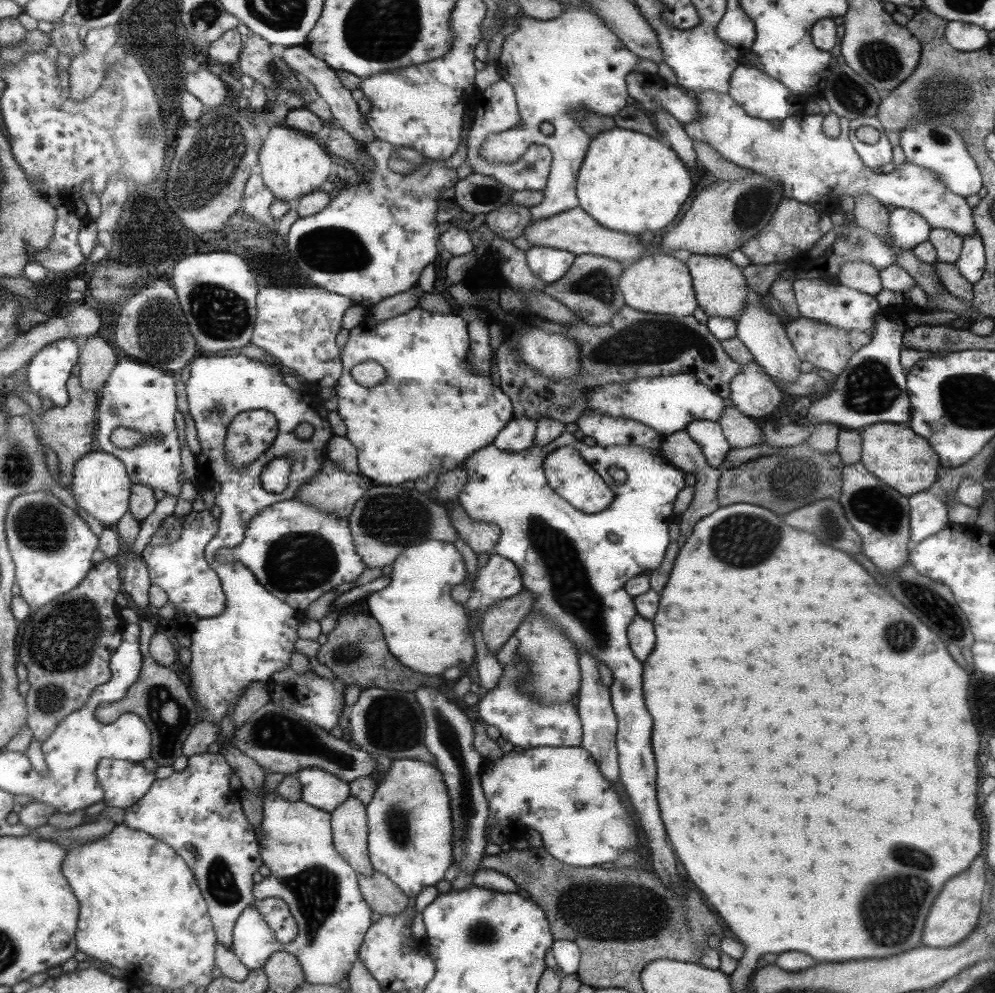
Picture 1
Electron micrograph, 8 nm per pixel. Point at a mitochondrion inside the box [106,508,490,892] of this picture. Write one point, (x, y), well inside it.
(298, 561)

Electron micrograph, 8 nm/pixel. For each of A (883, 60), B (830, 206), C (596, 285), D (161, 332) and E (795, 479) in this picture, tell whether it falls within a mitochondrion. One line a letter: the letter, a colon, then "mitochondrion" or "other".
A: mitochondrion
B: other
C: mitochondrion
D: mitochondrion
E: mitochondrion

